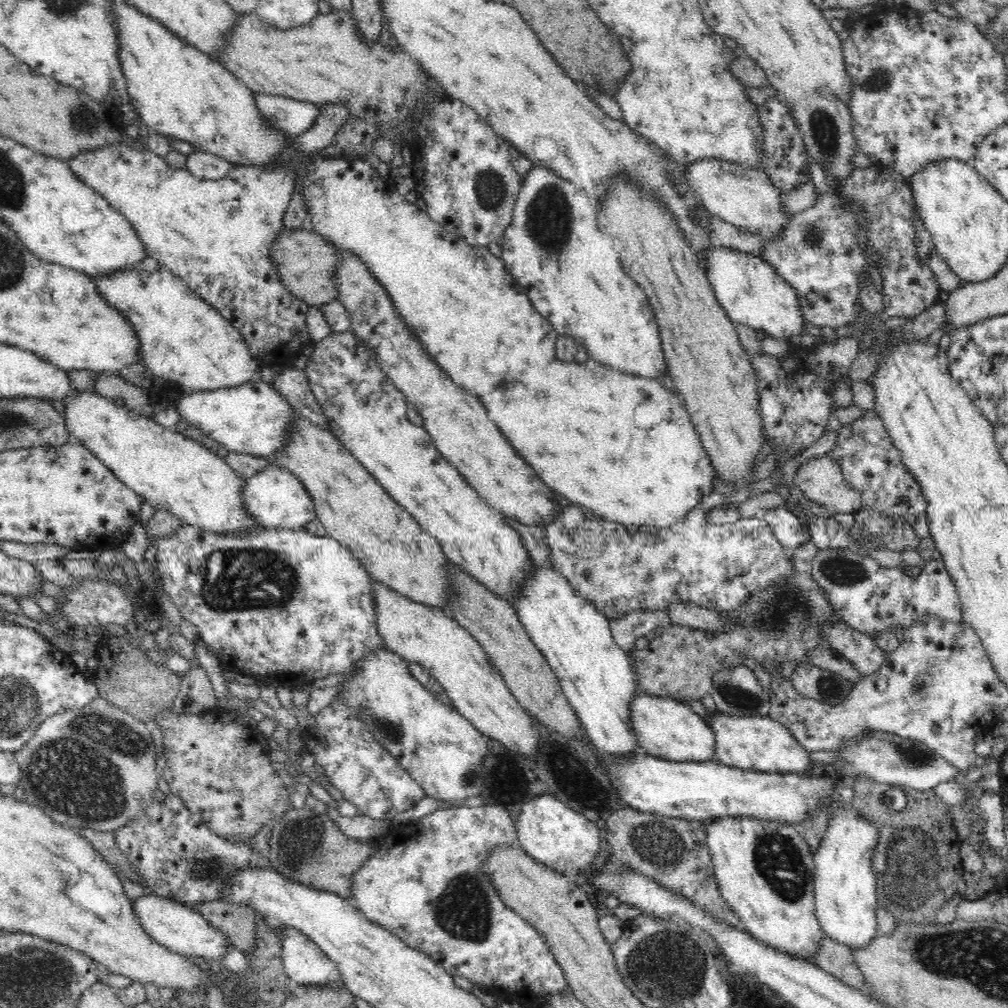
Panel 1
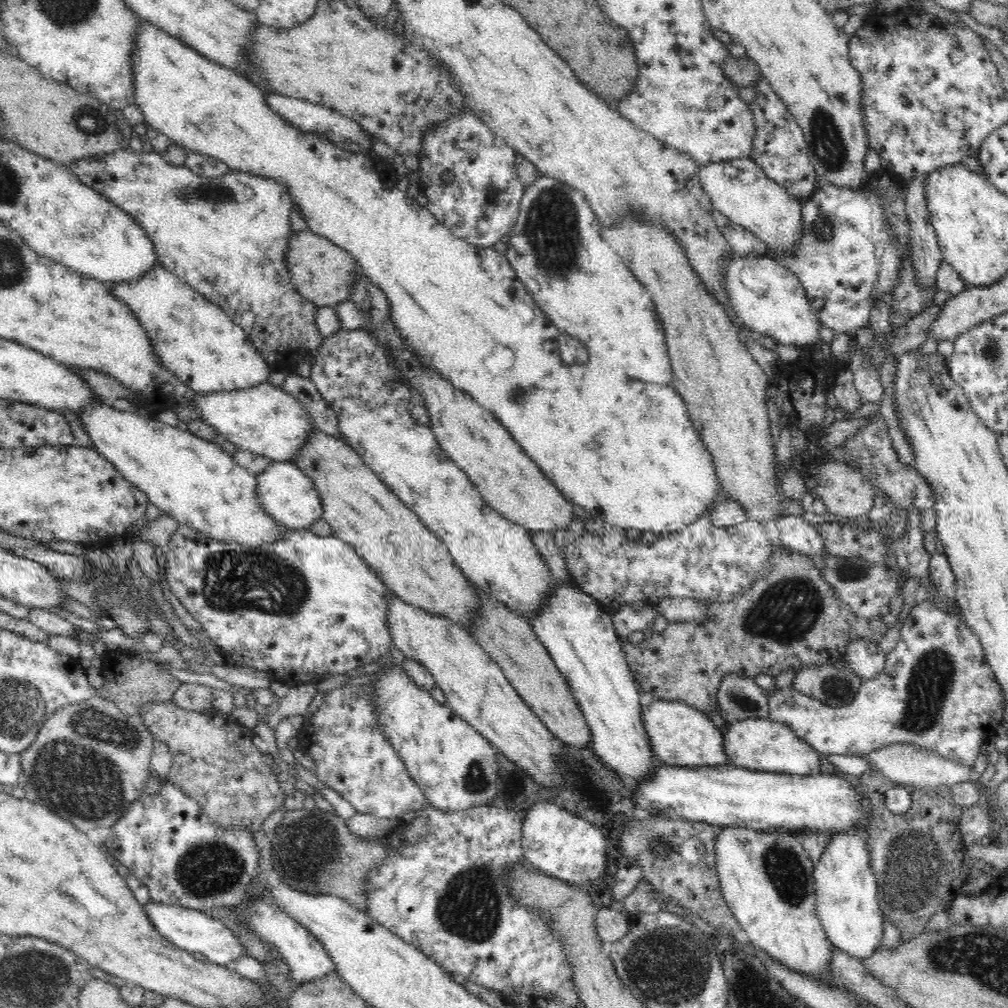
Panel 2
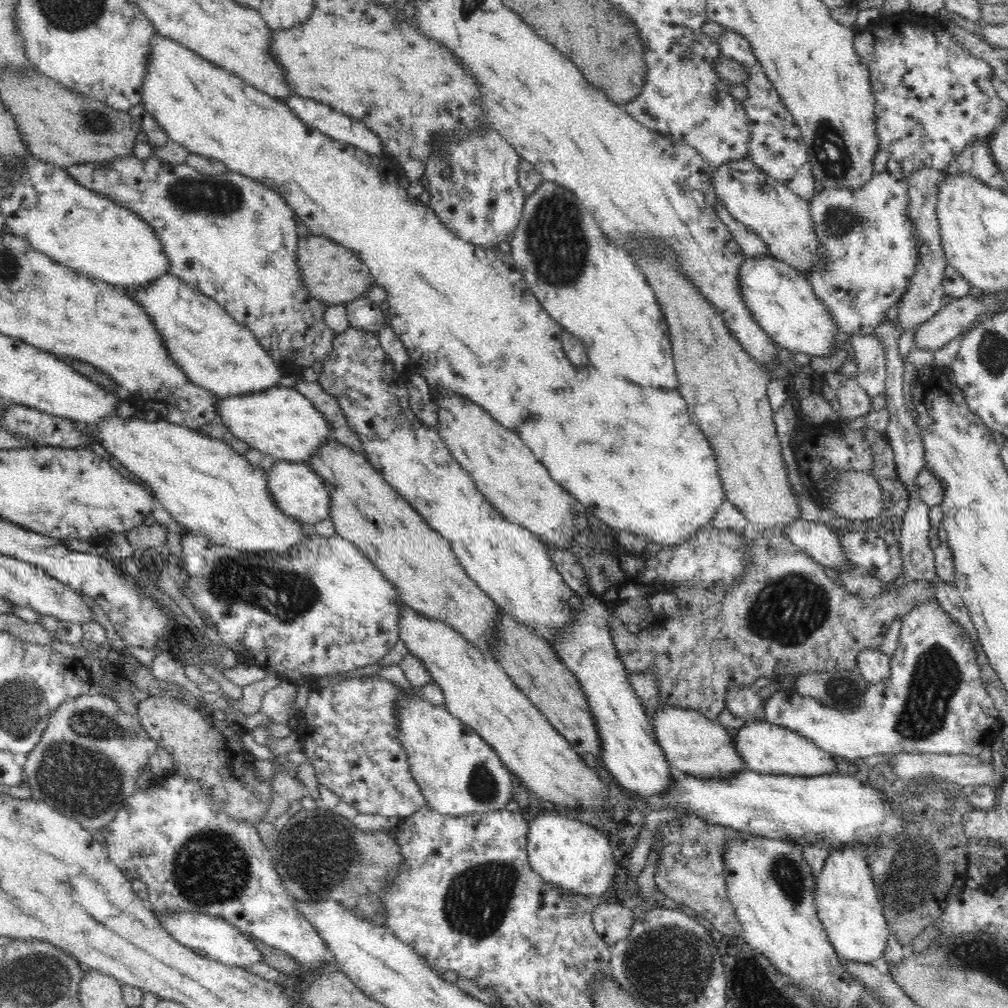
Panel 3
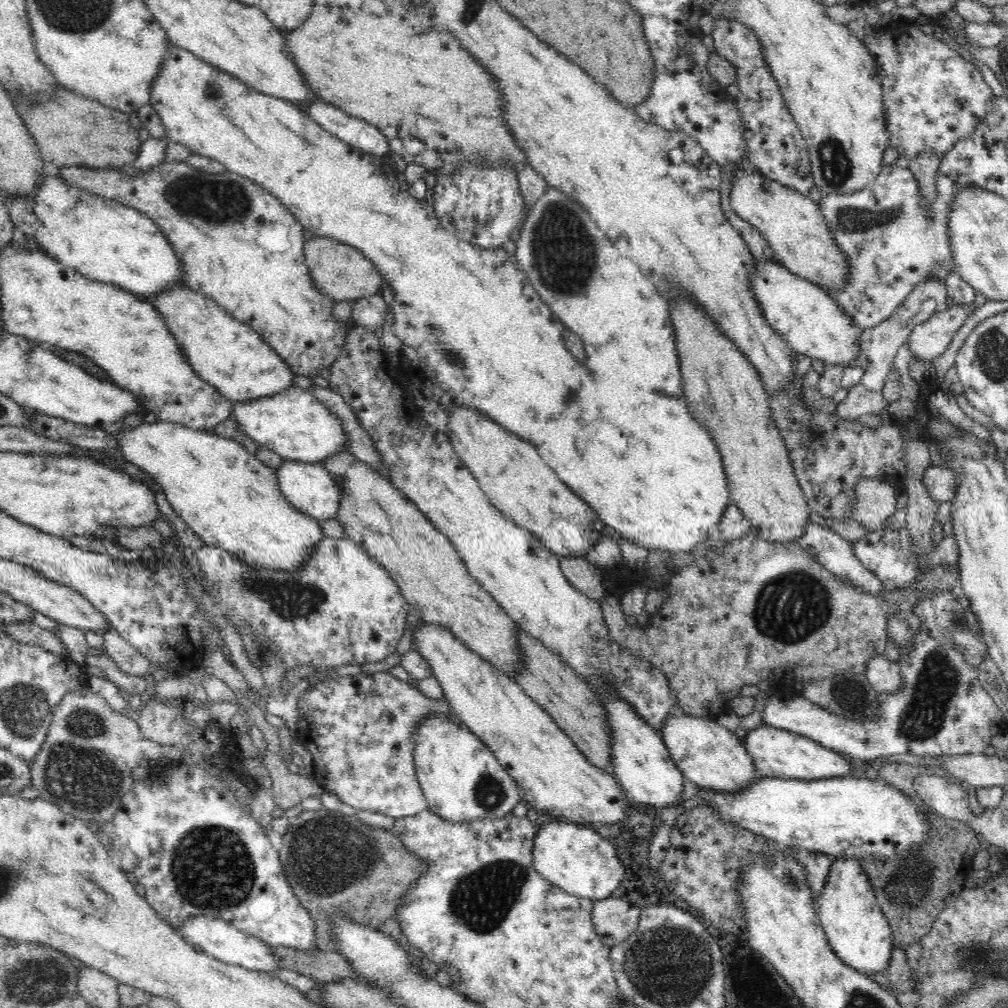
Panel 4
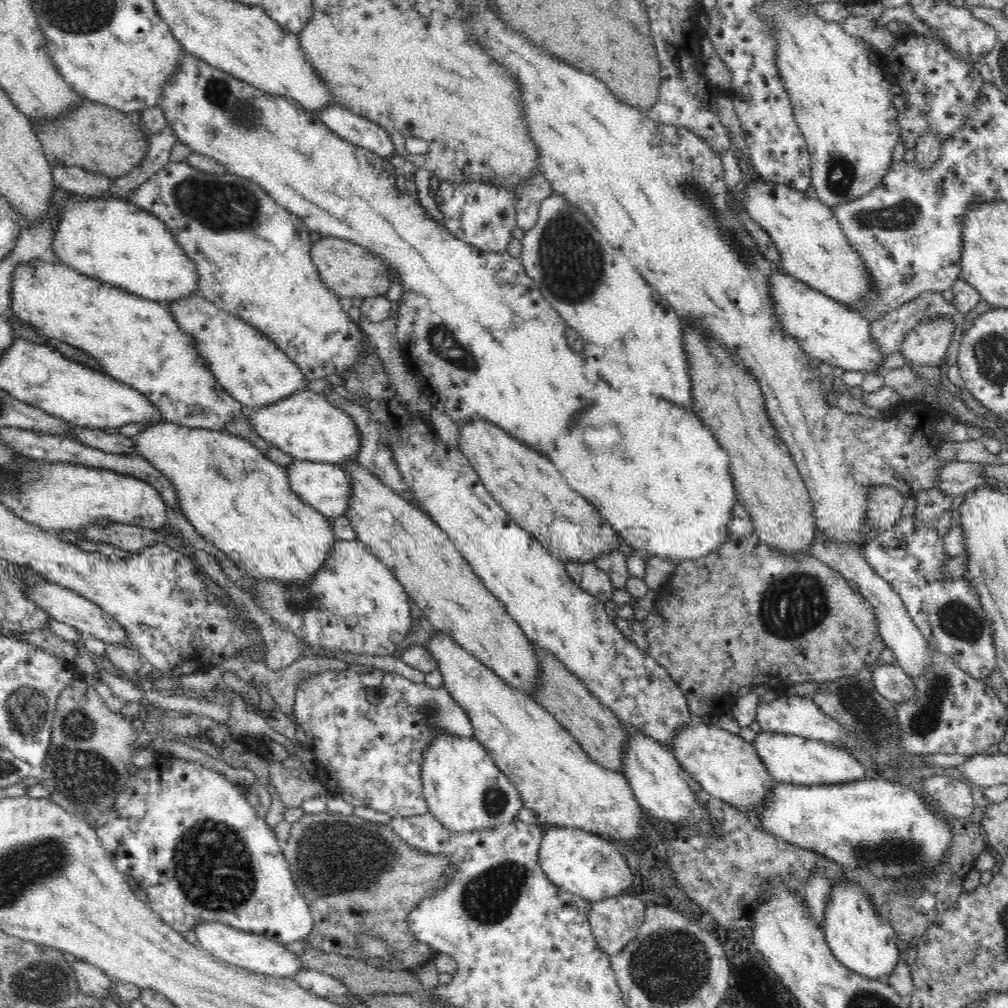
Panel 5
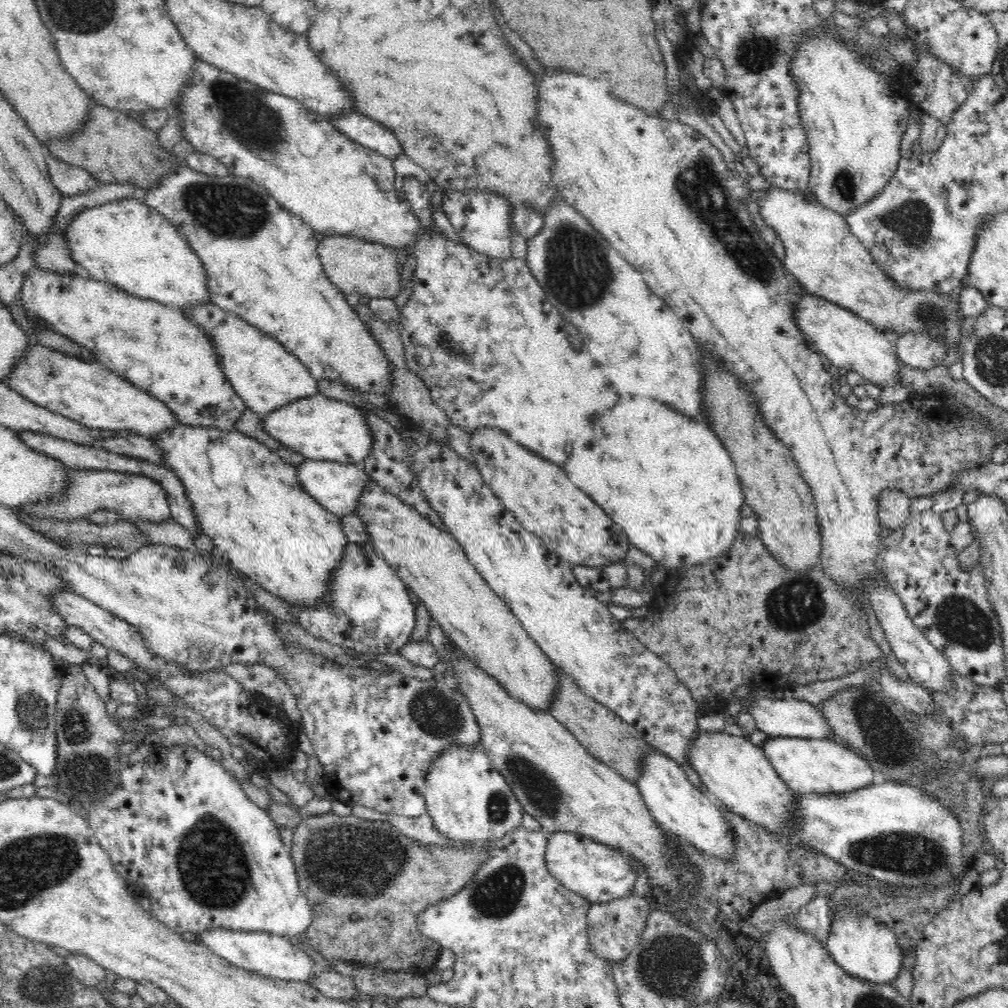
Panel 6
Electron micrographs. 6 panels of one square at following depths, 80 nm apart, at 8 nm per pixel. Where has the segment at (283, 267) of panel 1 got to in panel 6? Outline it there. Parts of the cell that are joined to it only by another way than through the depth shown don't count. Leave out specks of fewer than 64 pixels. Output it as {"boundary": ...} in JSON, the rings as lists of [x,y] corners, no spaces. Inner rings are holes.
{"boundary":[[[332,235],[323,236],[319,242],[320,257],[327,277],[350,299],[359,296],[394,299],[400,294],[400,268],[396,267],[397,251],[392,247],[368,242],[363,238]]]}

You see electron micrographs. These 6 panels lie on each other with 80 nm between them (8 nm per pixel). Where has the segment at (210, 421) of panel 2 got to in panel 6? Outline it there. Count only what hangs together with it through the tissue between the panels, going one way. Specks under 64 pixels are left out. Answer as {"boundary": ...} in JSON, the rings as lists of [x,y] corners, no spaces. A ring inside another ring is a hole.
{"boundary":[[[322,393],[299,398],[265,413],[261,416],[261,422],[270,436],[281,442],[282,446],[302,454],[304,459],[358,466],[368,458],[368,454],[372,454],[373,434],[364,410]]]}

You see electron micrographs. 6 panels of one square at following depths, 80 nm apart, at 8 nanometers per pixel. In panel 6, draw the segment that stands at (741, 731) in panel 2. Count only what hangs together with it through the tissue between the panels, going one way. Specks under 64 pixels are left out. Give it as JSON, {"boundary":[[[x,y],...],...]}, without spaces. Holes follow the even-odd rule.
{"boundary":[[[768,737],[760,747],[782,782],[794,793],[847,793],[863,789],[878,780],[866,759],[830,738]]]}

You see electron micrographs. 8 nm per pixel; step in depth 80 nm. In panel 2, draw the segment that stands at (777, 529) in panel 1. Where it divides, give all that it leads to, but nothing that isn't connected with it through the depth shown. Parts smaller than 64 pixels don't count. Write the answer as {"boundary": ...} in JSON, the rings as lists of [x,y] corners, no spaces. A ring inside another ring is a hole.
{"boundary":[[[792,515],[784,516],[776,522],[783,546],[790,550],[799,550],[808,556],[822,556],[823,560],[830,555],[825,551],[819,525],[812,526],[801,516]]]}

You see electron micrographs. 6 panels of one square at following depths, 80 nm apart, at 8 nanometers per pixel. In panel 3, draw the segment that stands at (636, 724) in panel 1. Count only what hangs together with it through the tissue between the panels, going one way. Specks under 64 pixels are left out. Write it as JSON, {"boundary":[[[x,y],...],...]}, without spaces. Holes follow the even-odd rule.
{"boundary":[[[660,705],[650,719],[658,744],[671,768],[678,768],[696,778],[730,778],[747,768],[737,753],[734,737],[701,712],[680,706]]]}

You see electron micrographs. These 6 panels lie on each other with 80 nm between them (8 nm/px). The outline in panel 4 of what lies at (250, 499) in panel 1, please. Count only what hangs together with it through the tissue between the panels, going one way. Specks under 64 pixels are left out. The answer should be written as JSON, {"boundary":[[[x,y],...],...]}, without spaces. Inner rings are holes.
{"boundary":[[[285,461],[276,469],[276,481],[280,493],[290,503],[292,508],[310,514],[318,523],[334,519],[337,516],[340,499],[342,498],[342,482],[336,475],[332,475],[324,464],[306,463],[299,461]]]}

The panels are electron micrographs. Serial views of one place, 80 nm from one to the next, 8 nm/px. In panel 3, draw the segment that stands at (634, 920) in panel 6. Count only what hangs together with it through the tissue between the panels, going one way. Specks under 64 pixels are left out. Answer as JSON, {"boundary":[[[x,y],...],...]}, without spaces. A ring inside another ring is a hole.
{"boundary":[[[618,903],[596,904],[593,910],[593,925],[596,933],[608,945],[616,945],[620,939],[628,938],[635,915],[631,909]]]}

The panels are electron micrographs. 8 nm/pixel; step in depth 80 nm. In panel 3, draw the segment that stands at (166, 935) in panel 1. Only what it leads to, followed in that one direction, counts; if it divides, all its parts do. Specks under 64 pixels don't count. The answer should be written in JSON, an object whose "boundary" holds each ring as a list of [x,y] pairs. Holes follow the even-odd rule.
{"boundary":[[[155,912],[157,919],[161,922],[166,932],[170,933],[180,945],[188,947],[188,949],[201,949],[206,952],[206,957],[211,960],[220,962],[224,965],[231,965],[236,967],[248,968],[253,966],[255,963],[264,962],[262,961],[262,953],[254,947],[254,943],[250,941],[250,938],[244,936],[236,927],[232,926],[228,921],[222,917],[210,916],[200,912],[179,912],[179,913],[158,913]]]}

